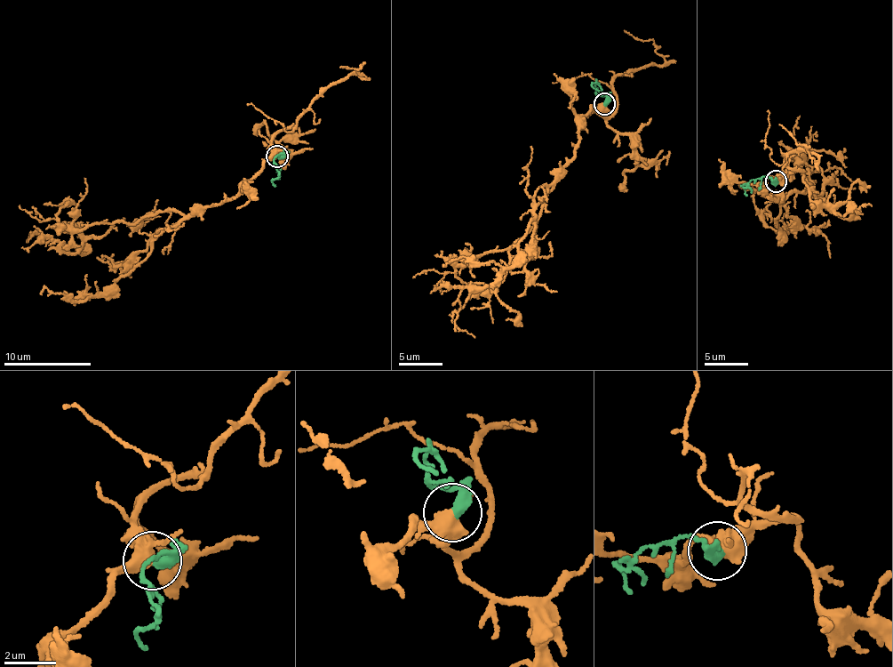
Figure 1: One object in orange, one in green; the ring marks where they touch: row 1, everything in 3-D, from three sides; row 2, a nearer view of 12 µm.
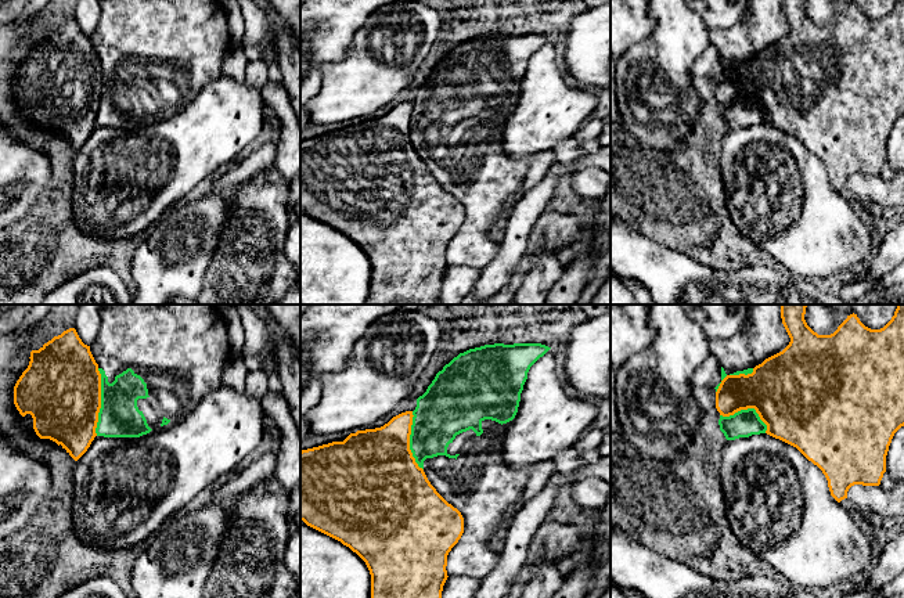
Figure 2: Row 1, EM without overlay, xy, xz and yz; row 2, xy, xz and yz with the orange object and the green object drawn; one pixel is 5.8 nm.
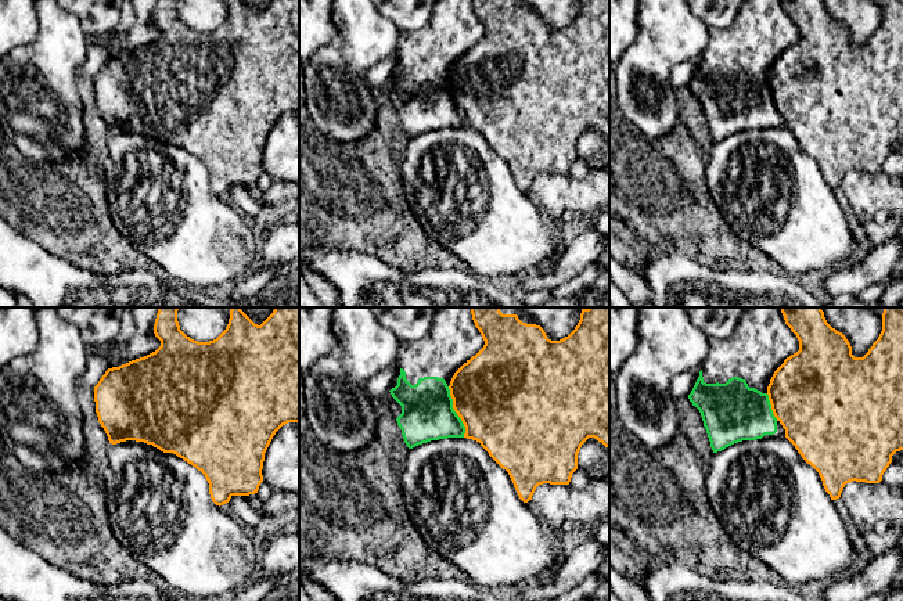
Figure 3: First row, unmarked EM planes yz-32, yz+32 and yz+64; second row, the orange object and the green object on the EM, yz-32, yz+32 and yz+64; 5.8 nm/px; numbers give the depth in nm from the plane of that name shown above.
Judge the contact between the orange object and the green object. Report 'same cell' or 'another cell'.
another cell

